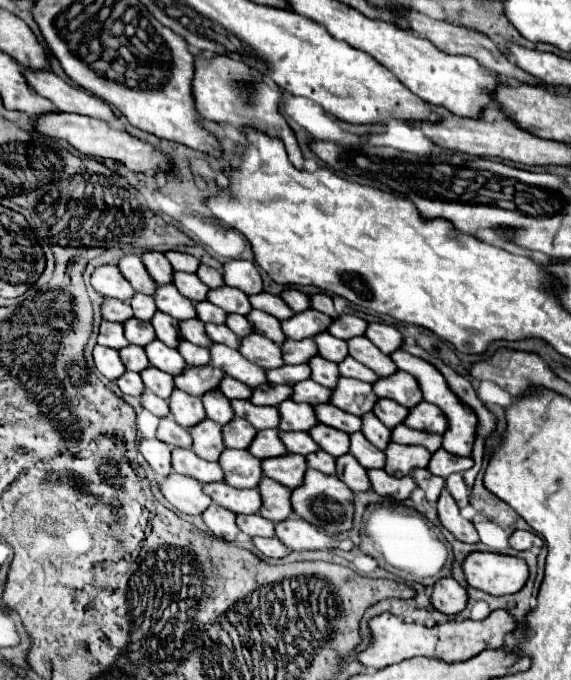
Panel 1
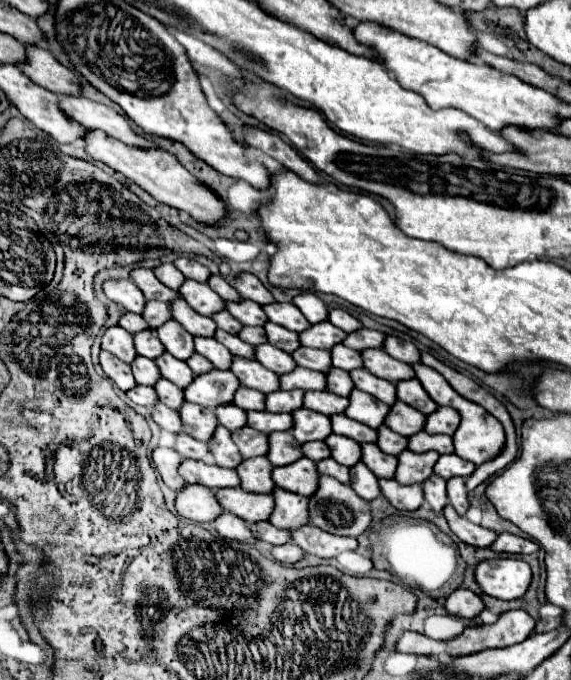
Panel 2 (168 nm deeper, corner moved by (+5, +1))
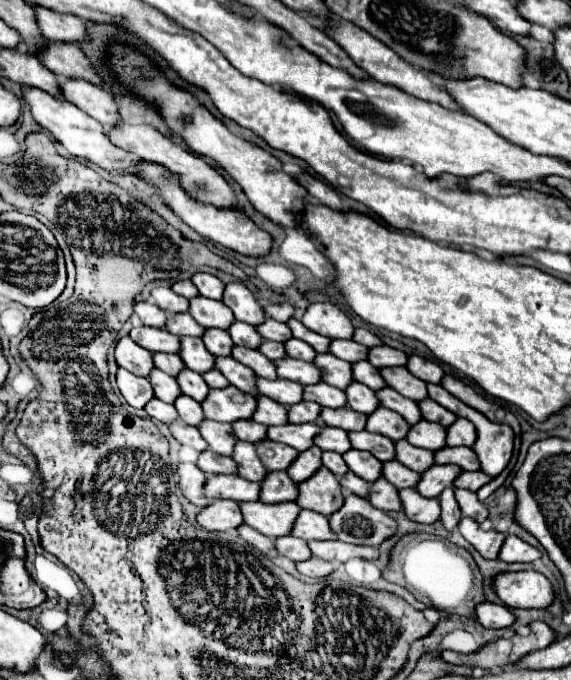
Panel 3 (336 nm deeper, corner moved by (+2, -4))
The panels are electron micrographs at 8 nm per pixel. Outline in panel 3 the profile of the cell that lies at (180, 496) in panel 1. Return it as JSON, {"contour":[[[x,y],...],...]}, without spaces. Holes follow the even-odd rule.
{"contour":[[[213,500],[197,514],[197,524],[205,530],[231,530],[243,522],[241,510],[233,500]]]}

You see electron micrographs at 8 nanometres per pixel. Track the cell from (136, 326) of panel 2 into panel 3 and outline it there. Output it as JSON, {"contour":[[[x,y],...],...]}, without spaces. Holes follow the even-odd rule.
{"contour":[[[139,326],[139,328],[133,328],[129,336],[133,342],[147,348],[149,352],[173,352],[175,354],[179,346],[179,338],[161,328]]]}

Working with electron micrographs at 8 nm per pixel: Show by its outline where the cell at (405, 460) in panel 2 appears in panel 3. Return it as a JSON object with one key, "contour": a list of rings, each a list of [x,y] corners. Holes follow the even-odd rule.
{"contour":[[[443,464],[443,466],[431,466],[425,472],[421,472],[421,480],[415,486],[415,490],[425,496],[425,498],[437,498],[443,488],[453,484],[453,476],[461,472],[459,466],[453,464]]]}

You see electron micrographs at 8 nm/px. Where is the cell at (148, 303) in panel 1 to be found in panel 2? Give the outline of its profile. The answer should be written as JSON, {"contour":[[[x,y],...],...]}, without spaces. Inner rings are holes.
{"contour":[[[148,301],[144,307],[142,317],[154,327],[158,329],[158,325],[164,325],[166,321],[170,321],[170,305],[162,303],[162,301]]]}

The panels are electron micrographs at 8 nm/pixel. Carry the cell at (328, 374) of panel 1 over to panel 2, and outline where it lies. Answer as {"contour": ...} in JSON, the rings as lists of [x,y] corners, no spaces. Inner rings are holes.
{"contour":[[[334,367],[334,369],[330,369],[326,379],[328,379],[328,391],[336,393],[340,397],[348,397],[350,389],[354,389],[354,383],[352,383],[348,371],[342,371],[342,369]]]}

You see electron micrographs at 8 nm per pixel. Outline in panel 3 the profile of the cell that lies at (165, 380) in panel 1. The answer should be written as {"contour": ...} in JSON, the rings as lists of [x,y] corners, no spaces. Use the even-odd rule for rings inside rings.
{"contour":[[[181,394],[181,396],[173,402],[173,406],[177,408],[179,418],[181,418],[183,422],[191,424],[191,426],[197,426],[197,422],[201,422],[201,420],[205,418],[205,416],[201,414],[201,404],[199,404],[197,400],[185,396],[185,394]]]}

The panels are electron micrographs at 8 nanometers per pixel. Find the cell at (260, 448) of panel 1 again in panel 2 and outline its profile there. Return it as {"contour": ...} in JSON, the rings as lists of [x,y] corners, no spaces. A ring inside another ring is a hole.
{"contour":[[[270,433],[270,451],[266,457],[274,467],[284,467],[304,457],[300,447],[302,443],[298,443],[292,433]]]}

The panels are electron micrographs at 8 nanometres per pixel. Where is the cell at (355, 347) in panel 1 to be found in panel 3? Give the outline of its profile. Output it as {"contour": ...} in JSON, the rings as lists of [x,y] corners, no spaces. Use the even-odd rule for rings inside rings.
{"contour":[[[393,366],[393,368],[381,368],[379,370],[385,384],[391,386],[393,390],[397,390],[399,394],[403,394],[409,400],[421,402],[423,398],[427,398],[427,384],[421,382],[419,378],[415,378],[413,374],[409,374],[409,370],[405,366]]]}

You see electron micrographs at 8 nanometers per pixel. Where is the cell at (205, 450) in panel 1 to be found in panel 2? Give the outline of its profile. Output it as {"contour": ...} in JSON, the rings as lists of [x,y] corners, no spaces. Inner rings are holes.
{"contour":[[[222,425],[216,429],[216,433],[214,433],[214,437],[210,439],[208,447],[210,447],[210,453],[214,455],[216,465],[220,465],[220,467],[236,469],[236,467],[244,461],[242,455],[238,453],[238,447],[236,447],[234,441],[232,441],[230,431],[226,431]]]}

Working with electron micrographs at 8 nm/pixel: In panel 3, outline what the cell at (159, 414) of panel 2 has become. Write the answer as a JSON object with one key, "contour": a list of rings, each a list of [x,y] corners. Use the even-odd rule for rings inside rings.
{"contour":[[[175,420],[175,422],[169,424],[169,430],[171,430],[173,438],[179,440],[181,444],[185,444],[185,446],[191,446],[191,448],[195,448],[199,452],[207,448],[207,442],[201,438],[201,434],[199,434],[199,430],[195,426],[189,426],[189,424],[181,422],[181,420]]]}

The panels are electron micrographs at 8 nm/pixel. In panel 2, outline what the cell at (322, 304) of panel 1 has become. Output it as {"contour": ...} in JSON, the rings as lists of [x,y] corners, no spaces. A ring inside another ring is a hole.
{"contour":[[[332,309],[328,321],[330,321],[332,325],[340,327],[344,333],[354,333],[354,331],[362,329],[362,323],[360,323],[356,317],[352,317],[350,313],[342,311],[342,309]]]}

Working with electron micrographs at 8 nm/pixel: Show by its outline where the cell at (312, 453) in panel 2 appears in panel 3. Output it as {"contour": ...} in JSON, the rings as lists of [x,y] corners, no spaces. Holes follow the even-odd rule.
{"contour":[[[323,452],[323,466],[329,468],[337,476],[347,472],[347,464],[343,462],[341,454],[337,454],[337,452]]]}

